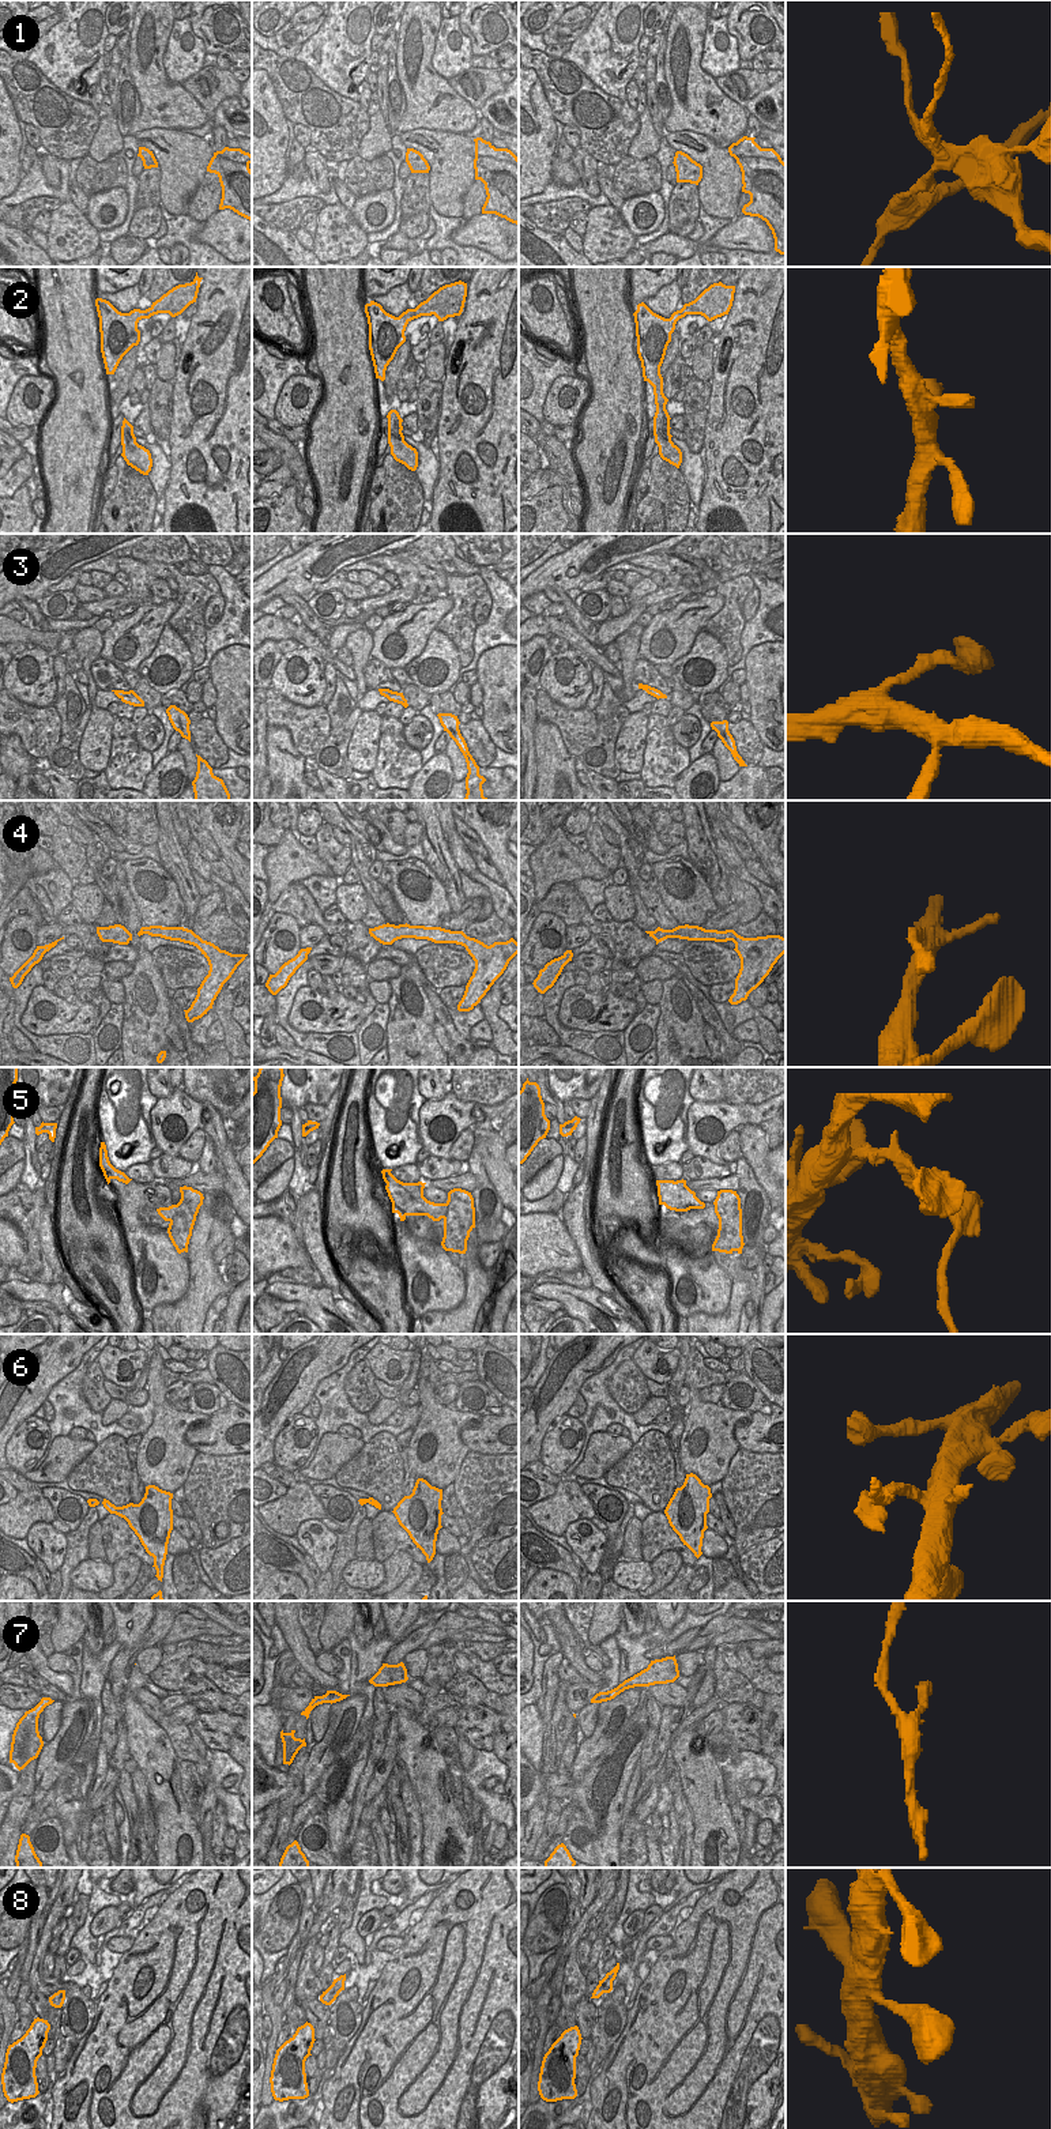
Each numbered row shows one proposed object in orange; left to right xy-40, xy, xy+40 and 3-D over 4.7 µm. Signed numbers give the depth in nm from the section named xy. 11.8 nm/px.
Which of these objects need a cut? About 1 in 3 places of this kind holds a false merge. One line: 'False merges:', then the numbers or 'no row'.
False merges: 1, 5

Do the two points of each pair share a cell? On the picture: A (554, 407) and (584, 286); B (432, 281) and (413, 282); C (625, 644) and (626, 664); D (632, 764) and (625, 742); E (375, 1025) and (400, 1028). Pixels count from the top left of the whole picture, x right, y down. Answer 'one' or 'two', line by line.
A: two
B: two
C: one
D: one
E: two

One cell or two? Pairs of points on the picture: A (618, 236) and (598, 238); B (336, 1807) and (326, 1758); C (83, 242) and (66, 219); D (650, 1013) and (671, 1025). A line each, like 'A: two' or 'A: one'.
A: one
B: two
C: one
D: two

